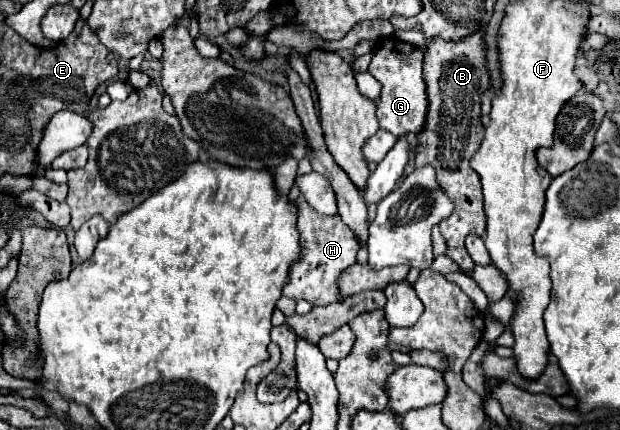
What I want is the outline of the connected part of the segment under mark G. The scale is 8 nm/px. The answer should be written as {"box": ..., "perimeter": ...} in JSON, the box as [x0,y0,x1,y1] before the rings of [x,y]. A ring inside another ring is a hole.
{"box":[374,37,426,137],"perimeter":[[[396,37],[380,39],[374,47],[374,77],[382,83],[378,121],[382,129],[396,137],[404,133],[418,133],[426,119],[426,85],[422,79],[422,59],[422,49]]]}

